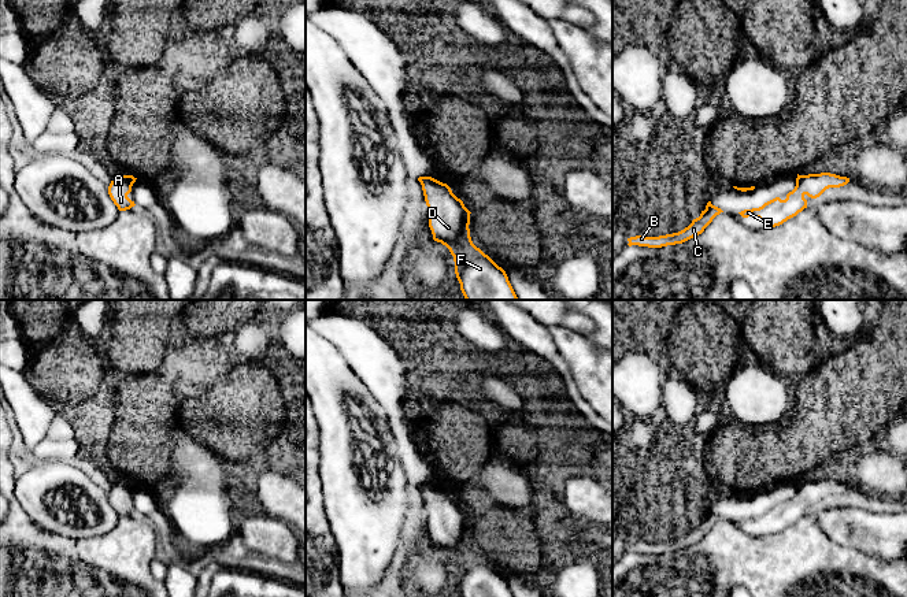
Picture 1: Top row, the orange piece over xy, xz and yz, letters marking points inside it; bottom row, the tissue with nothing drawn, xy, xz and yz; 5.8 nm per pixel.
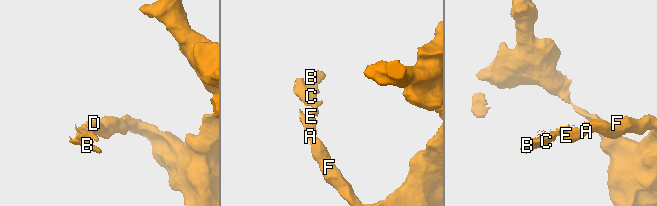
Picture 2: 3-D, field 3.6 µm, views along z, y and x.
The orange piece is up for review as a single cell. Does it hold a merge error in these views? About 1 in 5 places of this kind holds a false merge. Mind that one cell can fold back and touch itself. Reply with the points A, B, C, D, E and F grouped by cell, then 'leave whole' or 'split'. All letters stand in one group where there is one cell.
A B C D E F | leave whole

